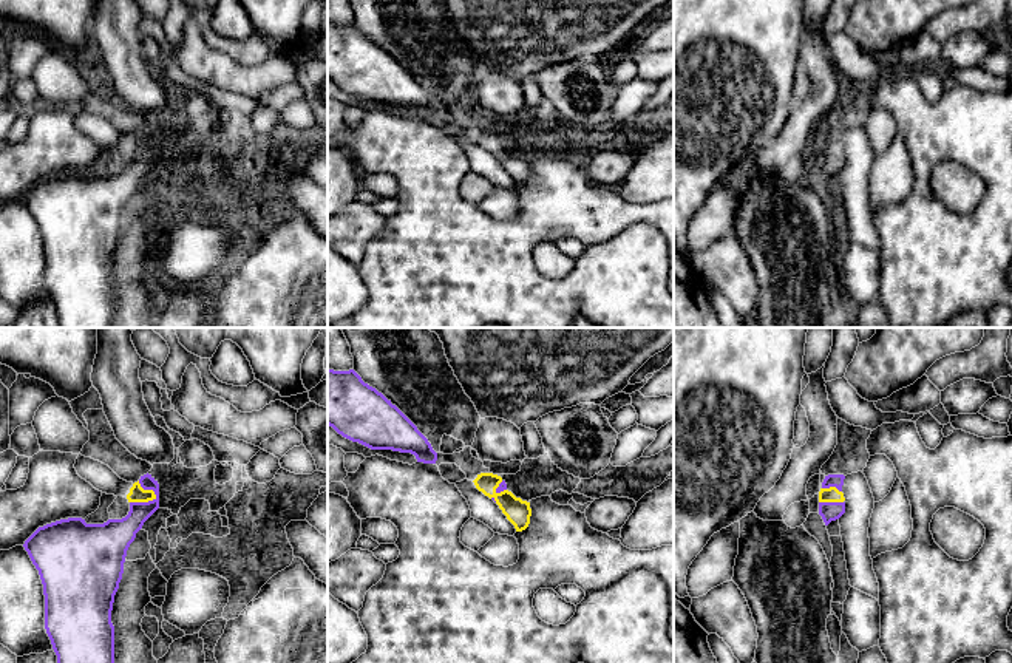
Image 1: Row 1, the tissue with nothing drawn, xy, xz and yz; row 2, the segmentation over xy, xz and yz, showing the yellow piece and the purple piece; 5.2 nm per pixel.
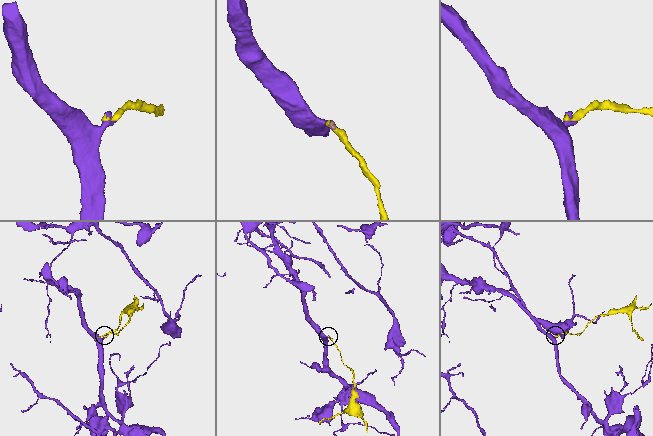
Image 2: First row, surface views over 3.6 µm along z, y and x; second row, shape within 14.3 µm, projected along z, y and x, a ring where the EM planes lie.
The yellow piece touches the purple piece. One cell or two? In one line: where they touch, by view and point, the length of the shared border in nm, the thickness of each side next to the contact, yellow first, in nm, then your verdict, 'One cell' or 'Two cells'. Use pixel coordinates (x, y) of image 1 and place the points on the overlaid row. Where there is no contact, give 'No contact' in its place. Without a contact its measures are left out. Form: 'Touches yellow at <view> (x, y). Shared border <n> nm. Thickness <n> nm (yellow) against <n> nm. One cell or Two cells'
Touches yellow at xy (142, 501). Shared border 150 nm. Thickness 80 nm (yellow) against 190 nm. One cell

